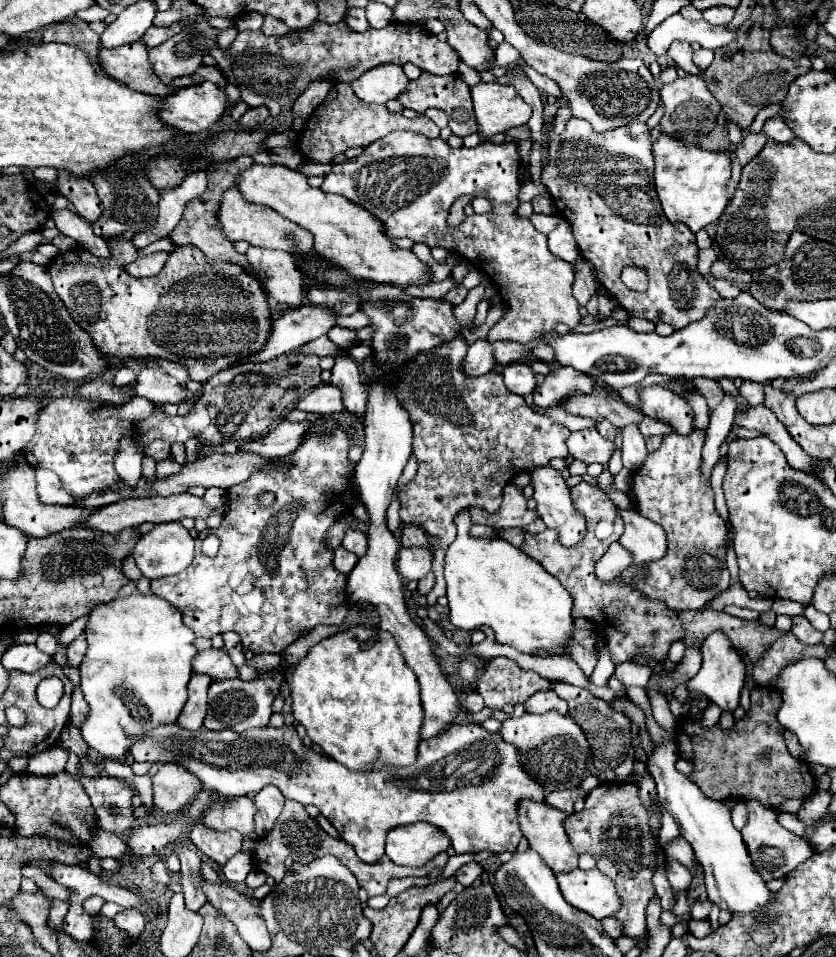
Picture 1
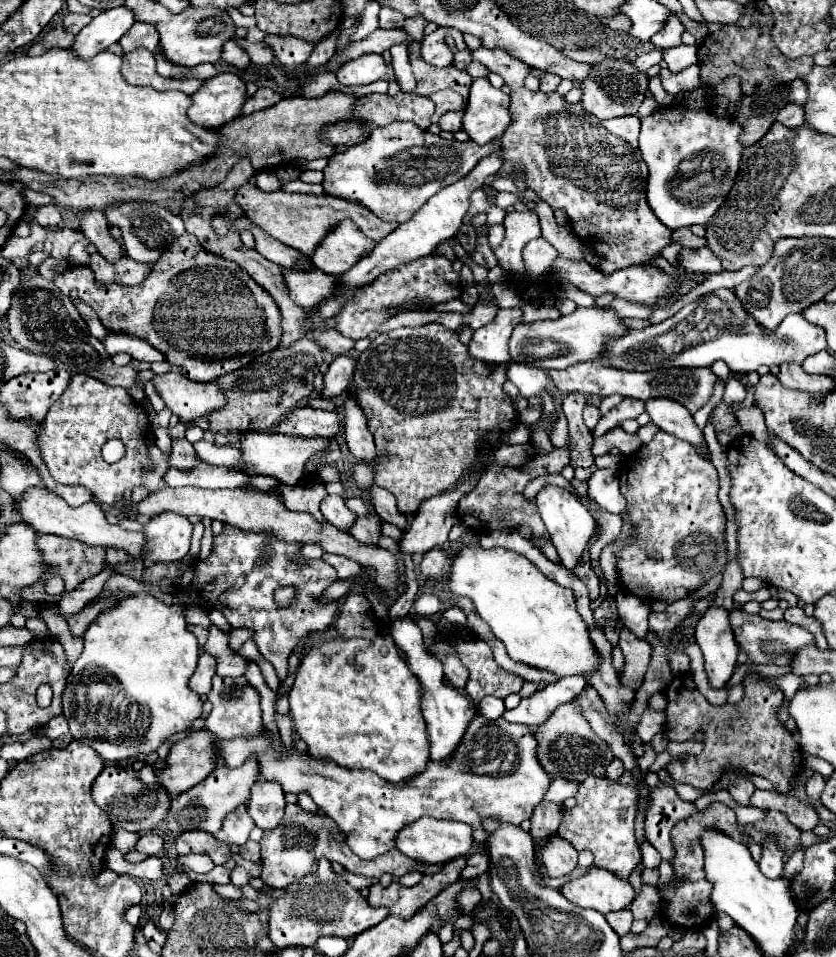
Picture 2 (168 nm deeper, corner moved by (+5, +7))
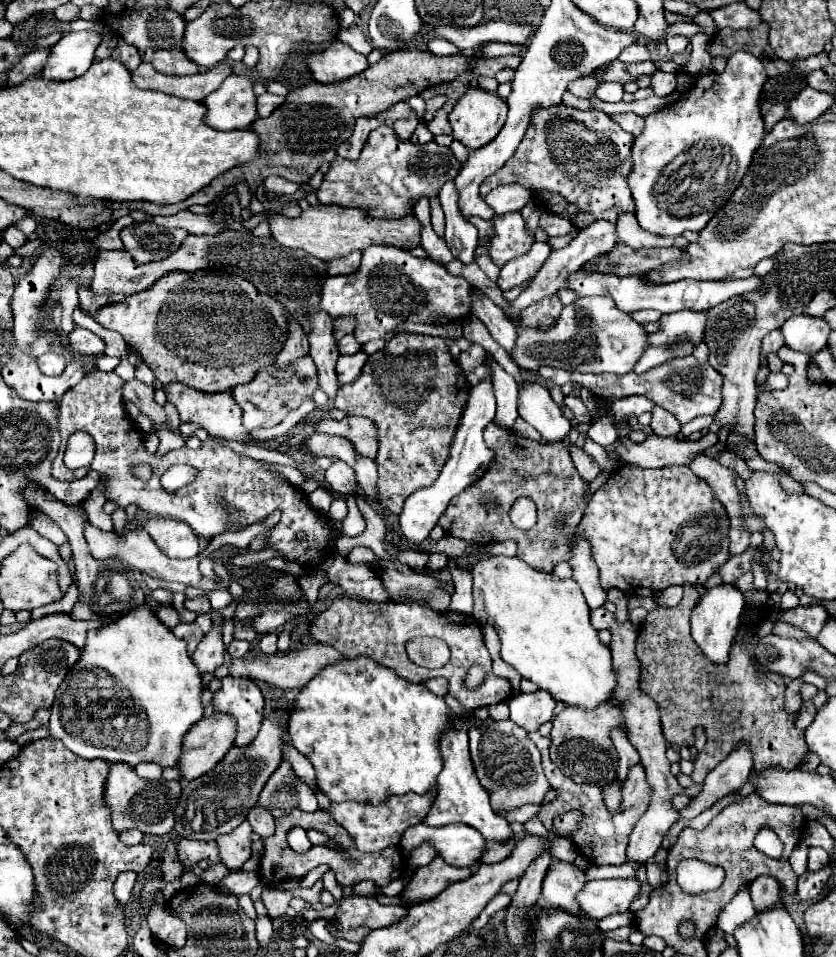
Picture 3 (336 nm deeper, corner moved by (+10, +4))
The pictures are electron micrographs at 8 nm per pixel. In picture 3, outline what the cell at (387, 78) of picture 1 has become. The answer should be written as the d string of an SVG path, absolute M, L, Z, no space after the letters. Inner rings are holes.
M334 42L328 48L314 52L306 58L308 68L312 70L314 78L322 84L332 84L338 80L346 80L364 72L370 64L364 54L352 50L344 42Z

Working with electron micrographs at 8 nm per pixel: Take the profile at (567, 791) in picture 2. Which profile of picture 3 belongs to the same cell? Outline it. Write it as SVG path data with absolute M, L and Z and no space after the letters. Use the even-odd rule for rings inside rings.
M528 804L528 806L522 806L522 808L516 808L516 810L512 810L512 812L508 812L508 814L504 814L504 818L506 820L510 820L510 822L528 822L528 820L532 820L534 816L538 816L538 810L540 810L542 806L538 804Z

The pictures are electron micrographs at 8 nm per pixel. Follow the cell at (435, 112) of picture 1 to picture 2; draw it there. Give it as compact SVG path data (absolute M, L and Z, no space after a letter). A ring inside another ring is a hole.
M443 89L431 95L431 101L435 103L435 113L433 113L433 123L439 121L439 117L447 111L459 111L463 107L463 99L459 93L451 89Z

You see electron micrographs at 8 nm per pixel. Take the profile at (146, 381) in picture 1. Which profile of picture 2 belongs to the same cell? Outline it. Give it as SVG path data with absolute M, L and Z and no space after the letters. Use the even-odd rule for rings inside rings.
M163 373L153 379L159 397L179 421L193 421L225 407L225 393L217 383L189 381L181 373Z

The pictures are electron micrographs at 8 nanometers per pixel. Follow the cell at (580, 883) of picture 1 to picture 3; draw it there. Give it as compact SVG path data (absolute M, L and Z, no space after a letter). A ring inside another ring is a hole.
M592 880L576 894L576 902L588 918L602 920L616 912L628 912L638 890L638 880Z

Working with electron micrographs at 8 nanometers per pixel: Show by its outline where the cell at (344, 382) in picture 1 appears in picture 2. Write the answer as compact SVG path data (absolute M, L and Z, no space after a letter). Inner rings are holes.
M345 399L345 411L343 411L343 427L345 427L345 441L349 451L355 455L357 461L371 461L375 457L375 445L373 435L367 429L365 415L361 409L357 409L355 401Z

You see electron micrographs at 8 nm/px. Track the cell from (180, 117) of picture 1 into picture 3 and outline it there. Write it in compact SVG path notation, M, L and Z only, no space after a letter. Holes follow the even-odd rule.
M228 76L224 84L206 96L204 122L214 130L242 130L256 120L256 96L248 76Z

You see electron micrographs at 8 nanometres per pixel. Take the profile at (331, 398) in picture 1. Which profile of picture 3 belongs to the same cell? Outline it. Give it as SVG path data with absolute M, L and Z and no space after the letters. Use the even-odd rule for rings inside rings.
M360 350L356 354L346 354L346 356L340 356L338 358L338 364L336 364L336 374L338 374L338 386L344 386L352 380L356 380L356 376L362 372L362 366L366 362L366 354Z

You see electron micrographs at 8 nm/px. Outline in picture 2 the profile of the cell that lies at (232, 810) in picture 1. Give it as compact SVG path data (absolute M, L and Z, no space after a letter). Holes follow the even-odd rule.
M241 807L241 809L235 809L233 813L229 813L229 817L225 817L225 825L221 827L219 833L215 833L215 839L225 845L241 847L247 843L253 827L255 827L255 823L249 817L247 809Z

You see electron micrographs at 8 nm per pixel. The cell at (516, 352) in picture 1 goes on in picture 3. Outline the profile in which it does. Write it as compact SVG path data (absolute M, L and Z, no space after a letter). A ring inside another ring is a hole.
M608 296L576 298L562 308L560 318L548 330L518 328L514 352L526 352L530 356L530 372L538 372L540 366L564 368L590 374L628 374L646 348L646 332L642 324L634 322L630 314L620 312Z

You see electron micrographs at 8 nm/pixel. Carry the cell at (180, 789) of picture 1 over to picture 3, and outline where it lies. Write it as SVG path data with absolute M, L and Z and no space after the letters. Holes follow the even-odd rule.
M212 714L192 726L182 740L182 756L176 768L182 780L196 780L204 772L210 772L222 756L232 748L236 734L236 722L226 714Z

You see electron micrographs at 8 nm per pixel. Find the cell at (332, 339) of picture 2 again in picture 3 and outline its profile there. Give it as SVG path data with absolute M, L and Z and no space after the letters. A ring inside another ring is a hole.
M346 334L340 342L338 342L338 350L342 352L342 354L354 354L354 352L358 352L362 346L354 340L354 336L352 334Z

